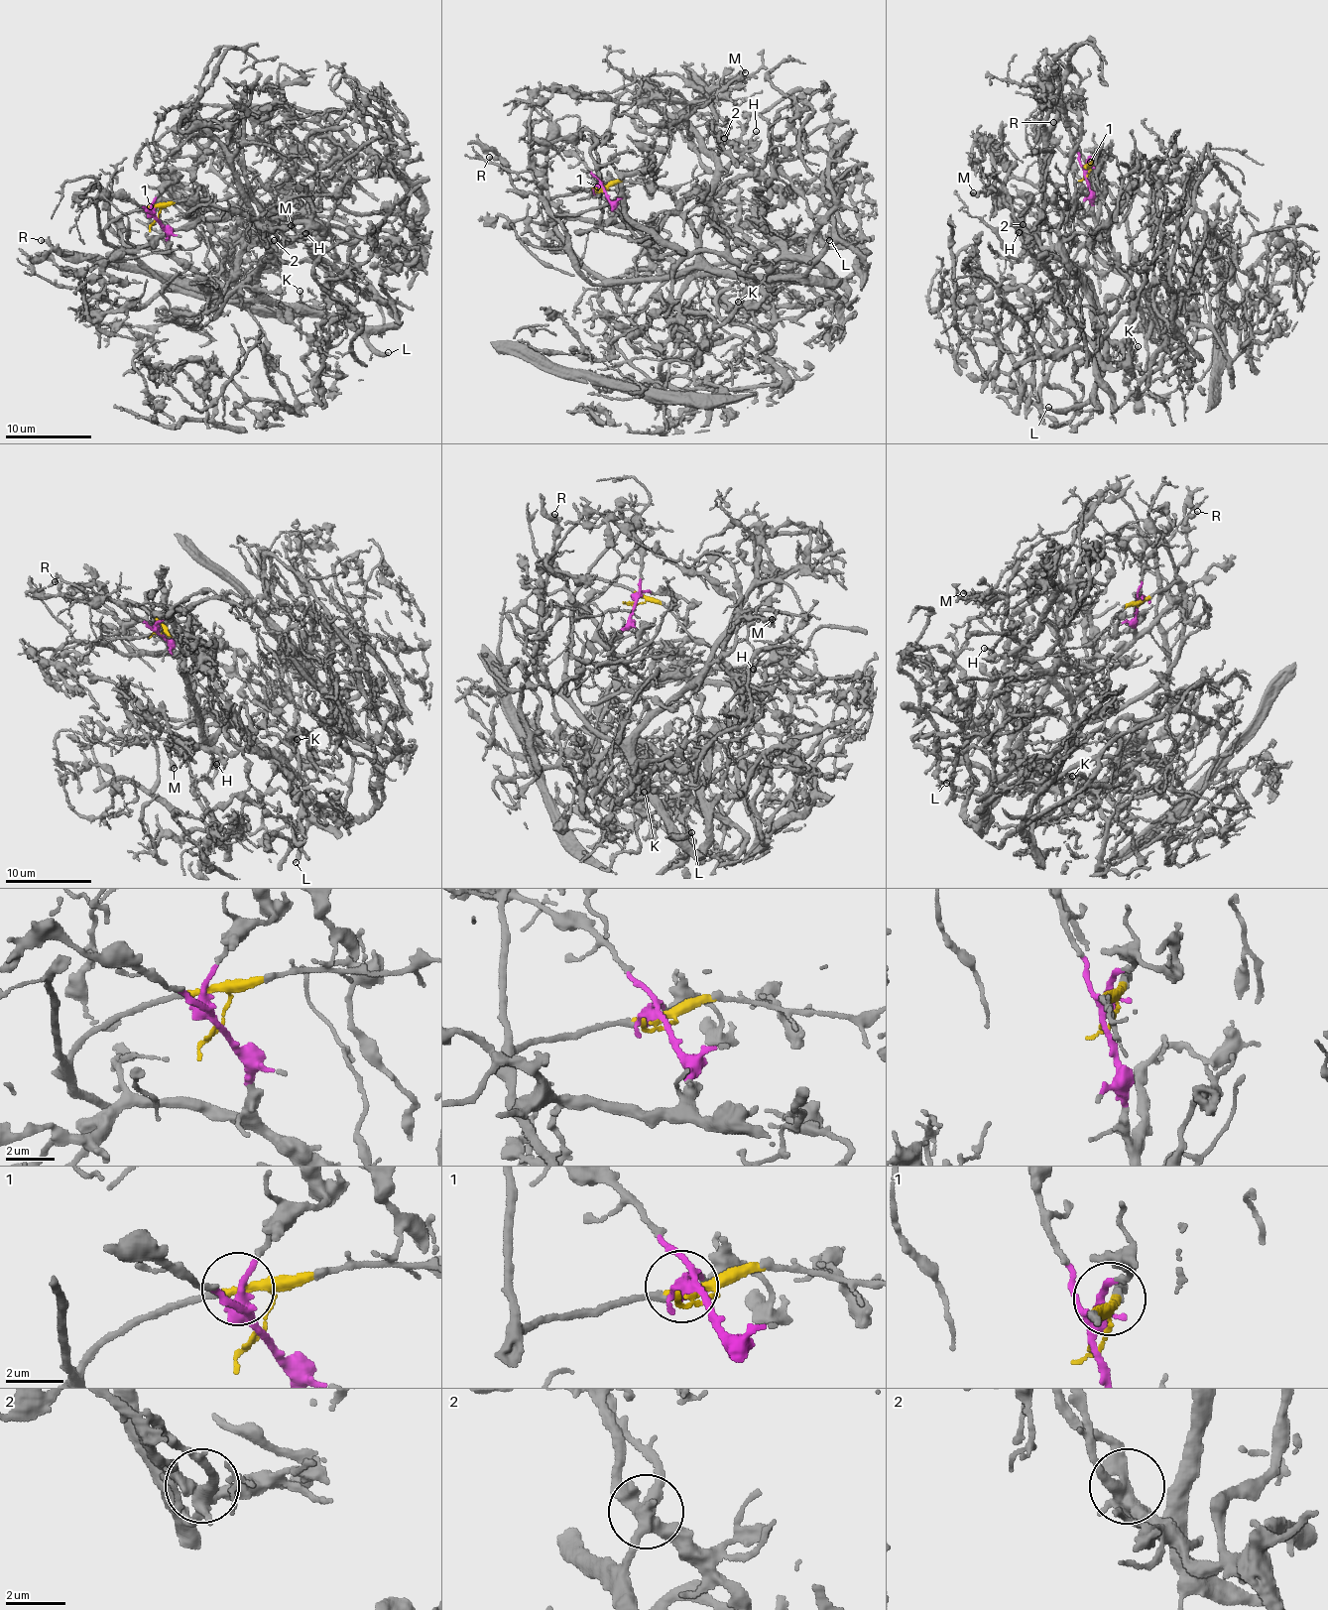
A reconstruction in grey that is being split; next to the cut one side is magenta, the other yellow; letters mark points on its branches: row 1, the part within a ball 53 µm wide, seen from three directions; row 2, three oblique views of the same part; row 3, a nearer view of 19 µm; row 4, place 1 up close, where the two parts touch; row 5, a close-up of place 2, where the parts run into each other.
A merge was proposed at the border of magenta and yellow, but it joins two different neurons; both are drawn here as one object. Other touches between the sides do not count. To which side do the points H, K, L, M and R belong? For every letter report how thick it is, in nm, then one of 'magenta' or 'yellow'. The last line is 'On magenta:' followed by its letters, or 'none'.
H: 140 nm thick; magenta
K: 180 nm thick; magenta
L: 190 nm thick; yellow
M: 190 nm thick; magenta
R: 280 nm thick; magenta
On magenta: H, K, M, R

